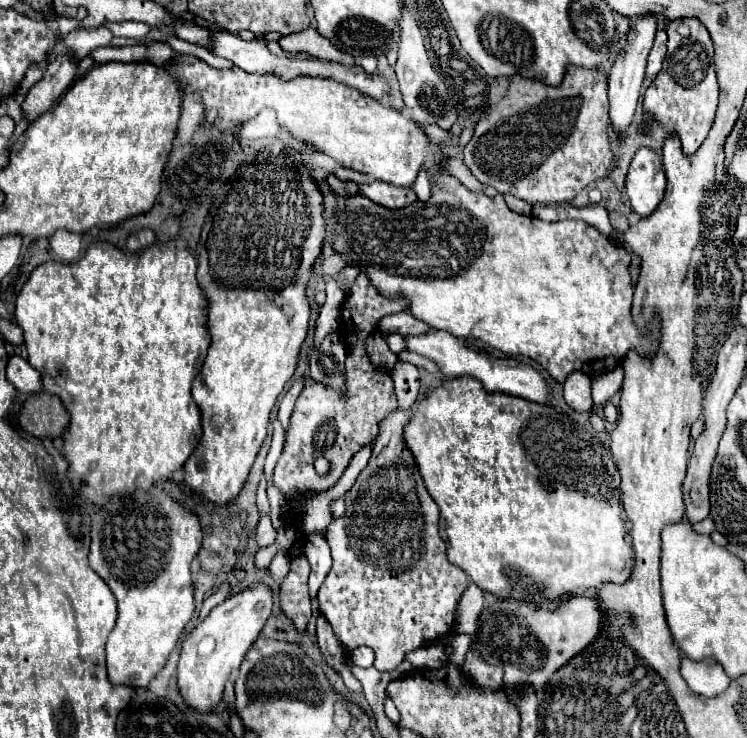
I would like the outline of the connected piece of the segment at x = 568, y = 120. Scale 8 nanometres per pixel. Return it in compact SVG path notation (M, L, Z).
M568 66L564 80L560 86L548 86L544 82L536 82L524 76L514 74L510 78L510 86L506 90L506 96L494 104L492 108L488 108L488 112L480 118L480 122L476 124L476 132L474 138L464 146L464 164L470 168L470 172L488 186L494 186L500 194L514 194L530 204L562 204L562 202L570 202L574 196L578 196L588 184L610 176L610 172L616 168L616 154L610 150L610 118L608 118L608 74L604 74L604 70L588 70L588 68L578 68L578 66Z

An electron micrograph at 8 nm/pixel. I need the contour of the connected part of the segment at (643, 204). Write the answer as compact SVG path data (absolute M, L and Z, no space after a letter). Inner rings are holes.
M640 148L632 158L626 176L630 206L642 218L652 214L666 190L666 174L660 156L652 148Z

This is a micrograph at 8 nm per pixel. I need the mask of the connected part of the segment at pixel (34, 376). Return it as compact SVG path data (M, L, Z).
M12 356L8 360L8 380L26 396L42 390L42 374L20 356Z

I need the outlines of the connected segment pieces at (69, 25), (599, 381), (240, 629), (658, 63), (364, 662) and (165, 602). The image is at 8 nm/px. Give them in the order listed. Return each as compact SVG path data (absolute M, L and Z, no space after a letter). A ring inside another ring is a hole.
M79 7L77 15L70 19L70 21L58 21L61 32L68 34L71 30L76 28L76 26L86 17L86 14L84 15L85 11L84 8Z
M616 366L612 372L592 378L592 398L594 404L604 404L610 400L622 386L622 366Z
M252 584L242 592L226 598L222 604L214 606L212 612L200 620L190 634L186 634L178 662L178 686L188 706L196 708L198 712L208 712L220 704L230 672L240 668L240 662L244 660L248 648L264 628L270 610L272 588L266 584Z
M658 30L656 32L656 40L654 40L654 46L648 54L648 66L646 66L646 76L656 76L662 68L662 60L664 60L664 54L666 54L666 32L664 30Z
M360 646L360 648L352 650L350 658L356 666L362 666L362 668L370 668L374 664L374 654L372 654L372 648L368 648L368 646Z
M154 484L152 490L136 490L136 494L112 496L104 506L92 506L92 546L90 566L110 586L118 602L118 620L106 642L106 666L114 684L148 686L158 670L166 664L184 626L194 614L194 586L190 562L200 550L202 526L194 512Z

